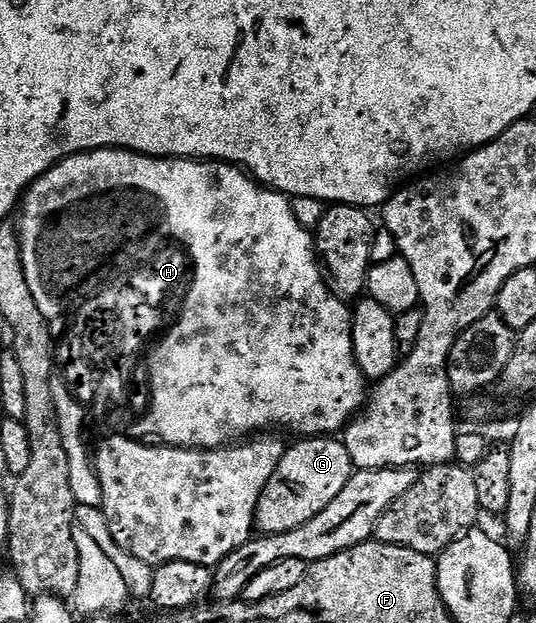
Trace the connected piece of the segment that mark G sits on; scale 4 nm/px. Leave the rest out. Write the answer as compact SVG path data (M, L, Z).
M338 436L305 437L296 442L284 452L277 471L273 471L273 479L269 479L257 503L255 527L260 534L293 531L309 523L309 519L321 515L321 511L341 495L345 483L349 483L357 471Z

